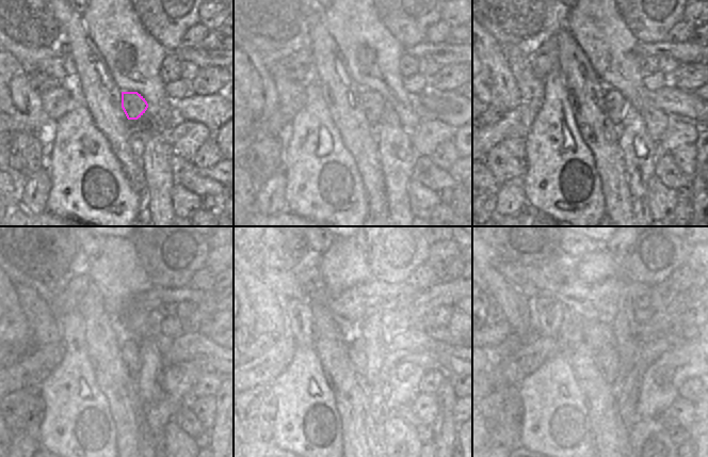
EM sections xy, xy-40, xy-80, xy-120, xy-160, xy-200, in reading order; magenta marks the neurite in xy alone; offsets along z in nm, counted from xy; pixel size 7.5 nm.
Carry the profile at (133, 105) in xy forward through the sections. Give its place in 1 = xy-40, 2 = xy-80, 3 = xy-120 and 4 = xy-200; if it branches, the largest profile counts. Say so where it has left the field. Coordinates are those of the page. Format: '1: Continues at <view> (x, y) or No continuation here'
1: Continues at xy-40 (374, 105)
2: Continues at xy-80 (614, 105)
3: Continues at xy-120 (132, 340)
4: Continues at xy-200 (607, 361)

